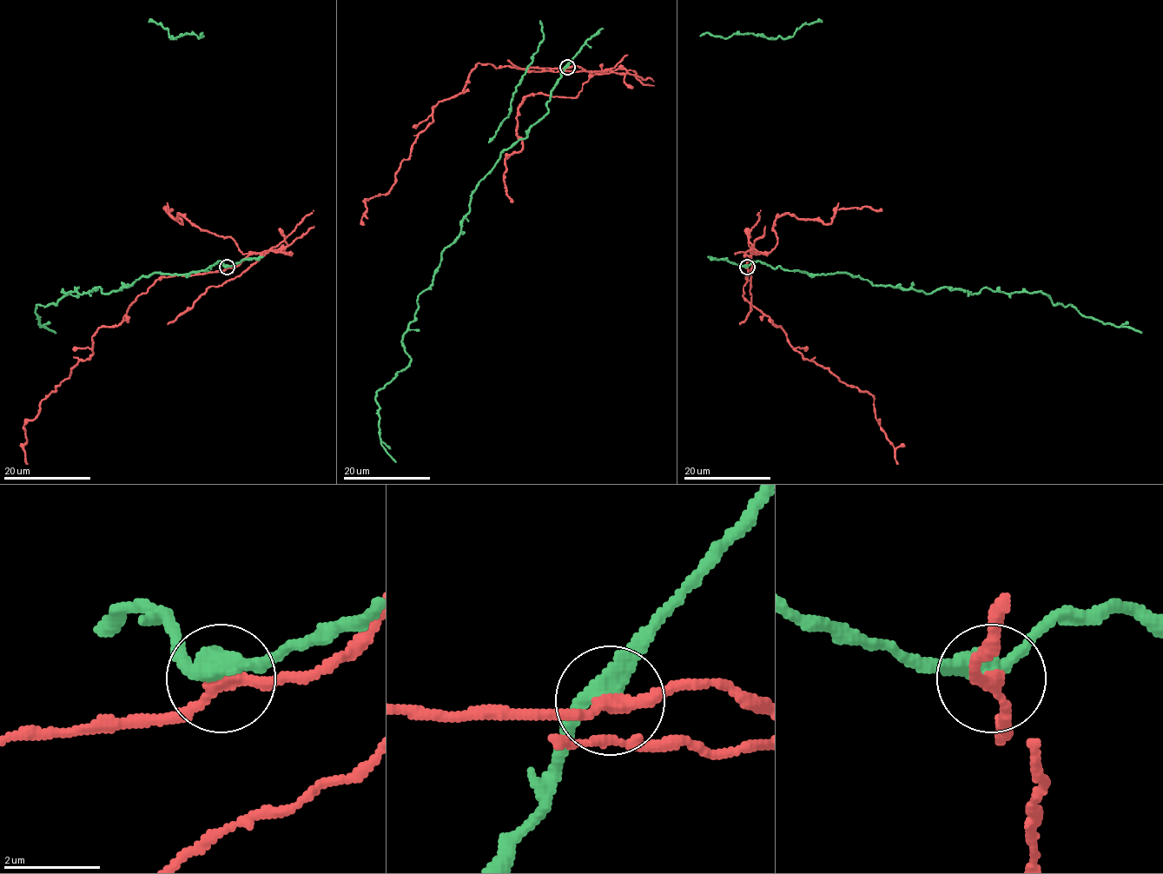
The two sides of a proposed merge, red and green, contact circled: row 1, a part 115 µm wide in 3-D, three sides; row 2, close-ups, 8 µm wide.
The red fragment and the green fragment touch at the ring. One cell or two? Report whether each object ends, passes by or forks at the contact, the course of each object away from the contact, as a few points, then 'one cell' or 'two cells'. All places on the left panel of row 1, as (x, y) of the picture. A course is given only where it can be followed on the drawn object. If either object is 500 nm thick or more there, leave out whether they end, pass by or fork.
red passes by; green passes by; course red (227, 267), (159, 278), (120, 323), (101, 327), (92, 356), (72, 367), (23, 427), (28, 463); course green (227, 267), (152, 272), (103, 293), (99, 287), (62, 292), (71, 292), (36, 313), (38, 326), (56, 333); two cells

